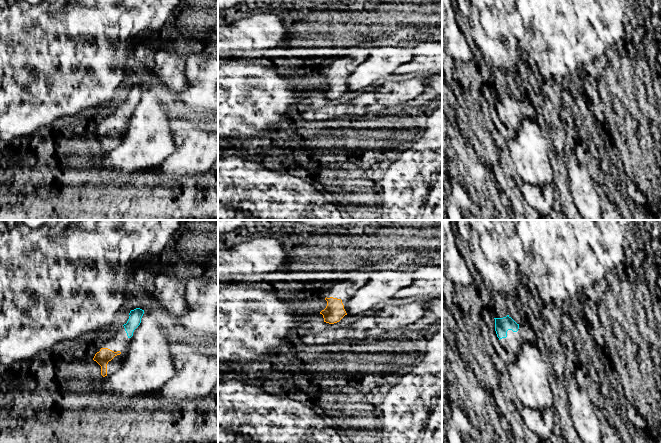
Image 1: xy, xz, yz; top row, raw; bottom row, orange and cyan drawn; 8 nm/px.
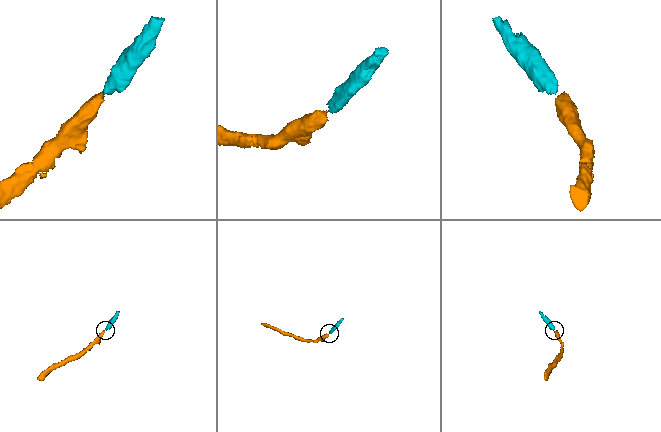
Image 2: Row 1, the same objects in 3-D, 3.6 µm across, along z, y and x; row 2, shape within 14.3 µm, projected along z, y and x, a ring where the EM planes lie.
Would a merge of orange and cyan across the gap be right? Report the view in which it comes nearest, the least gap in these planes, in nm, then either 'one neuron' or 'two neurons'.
xy | 130 nm | one neuron

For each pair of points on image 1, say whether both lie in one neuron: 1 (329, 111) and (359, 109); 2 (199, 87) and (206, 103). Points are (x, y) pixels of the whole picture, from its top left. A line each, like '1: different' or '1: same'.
1: same
2: same

